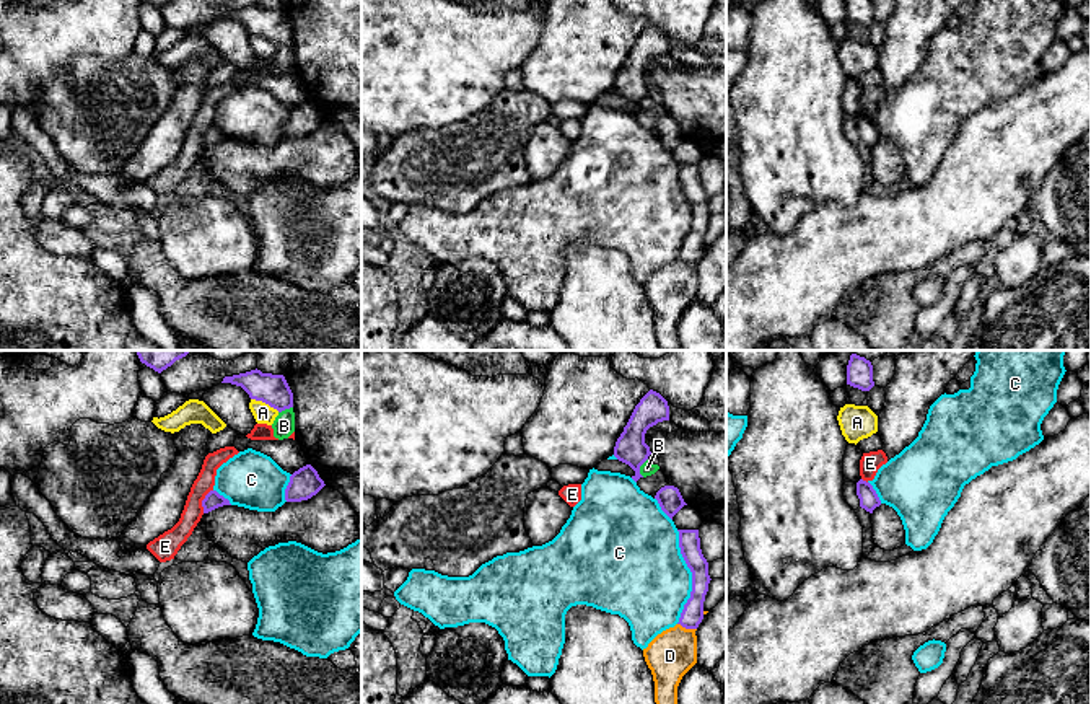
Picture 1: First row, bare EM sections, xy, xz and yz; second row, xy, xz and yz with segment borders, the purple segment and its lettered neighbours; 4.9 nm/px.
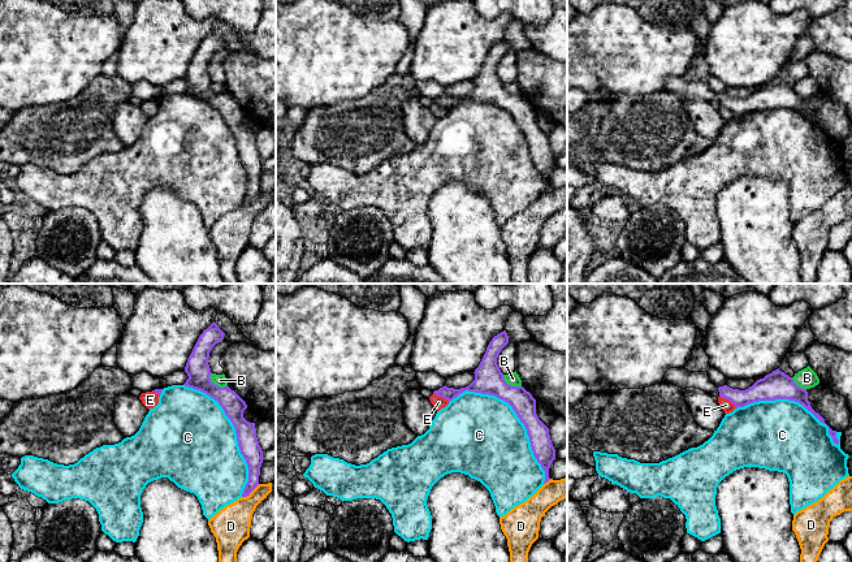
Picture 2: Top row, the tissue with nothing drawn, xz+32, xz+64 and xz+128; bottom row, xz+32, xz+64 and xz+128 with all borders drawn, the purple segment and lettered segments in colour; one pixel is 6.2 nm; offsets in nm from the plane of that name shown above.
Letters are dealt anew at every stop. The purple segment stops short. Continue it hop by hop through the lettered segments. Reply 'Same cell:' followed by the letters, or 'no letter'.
Same cell: no letter

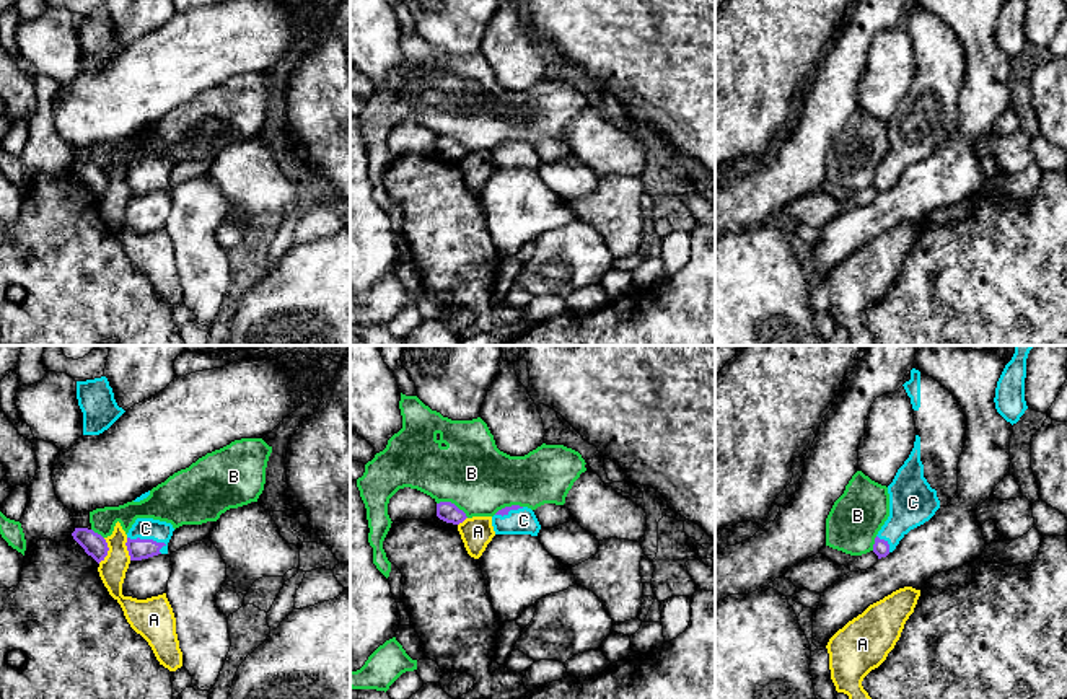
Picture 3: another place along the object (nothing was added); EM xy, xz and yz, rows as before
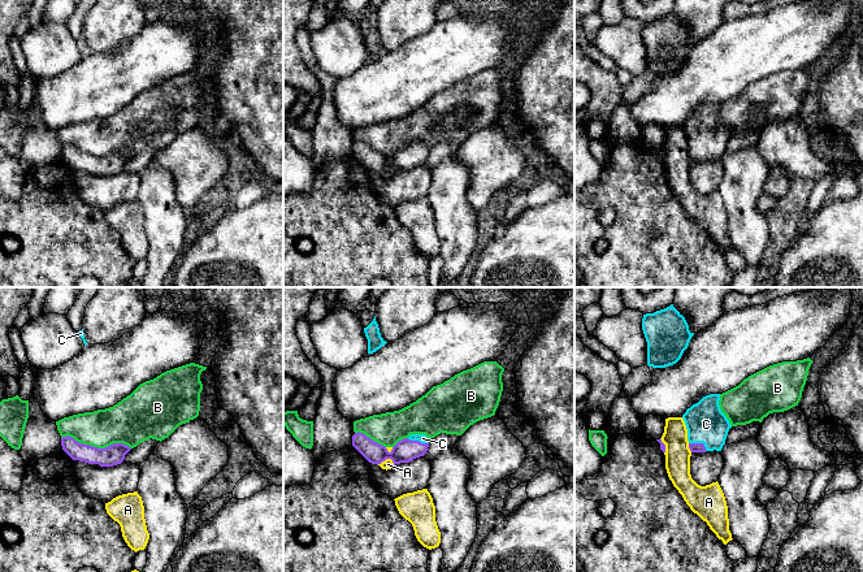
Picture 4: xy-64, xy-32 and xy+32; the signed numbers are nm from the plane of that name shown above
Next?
Same cell: C

